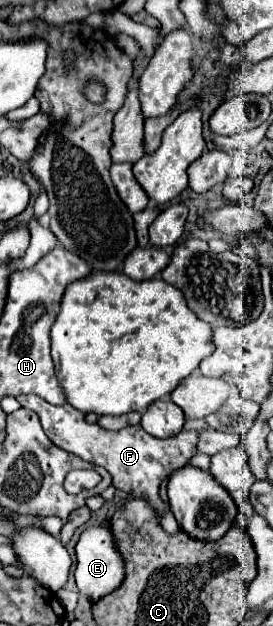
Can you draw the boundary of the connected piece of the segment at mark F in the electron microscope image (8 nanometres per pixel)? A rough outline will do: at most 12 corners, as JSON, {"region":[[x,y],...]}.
{"region":[[33,393],[57,447],[105,467],[113,485],[169,505],[159,487],[197,453],[197,431],[157,439],[141,425],[107,431],[71,405]]}

